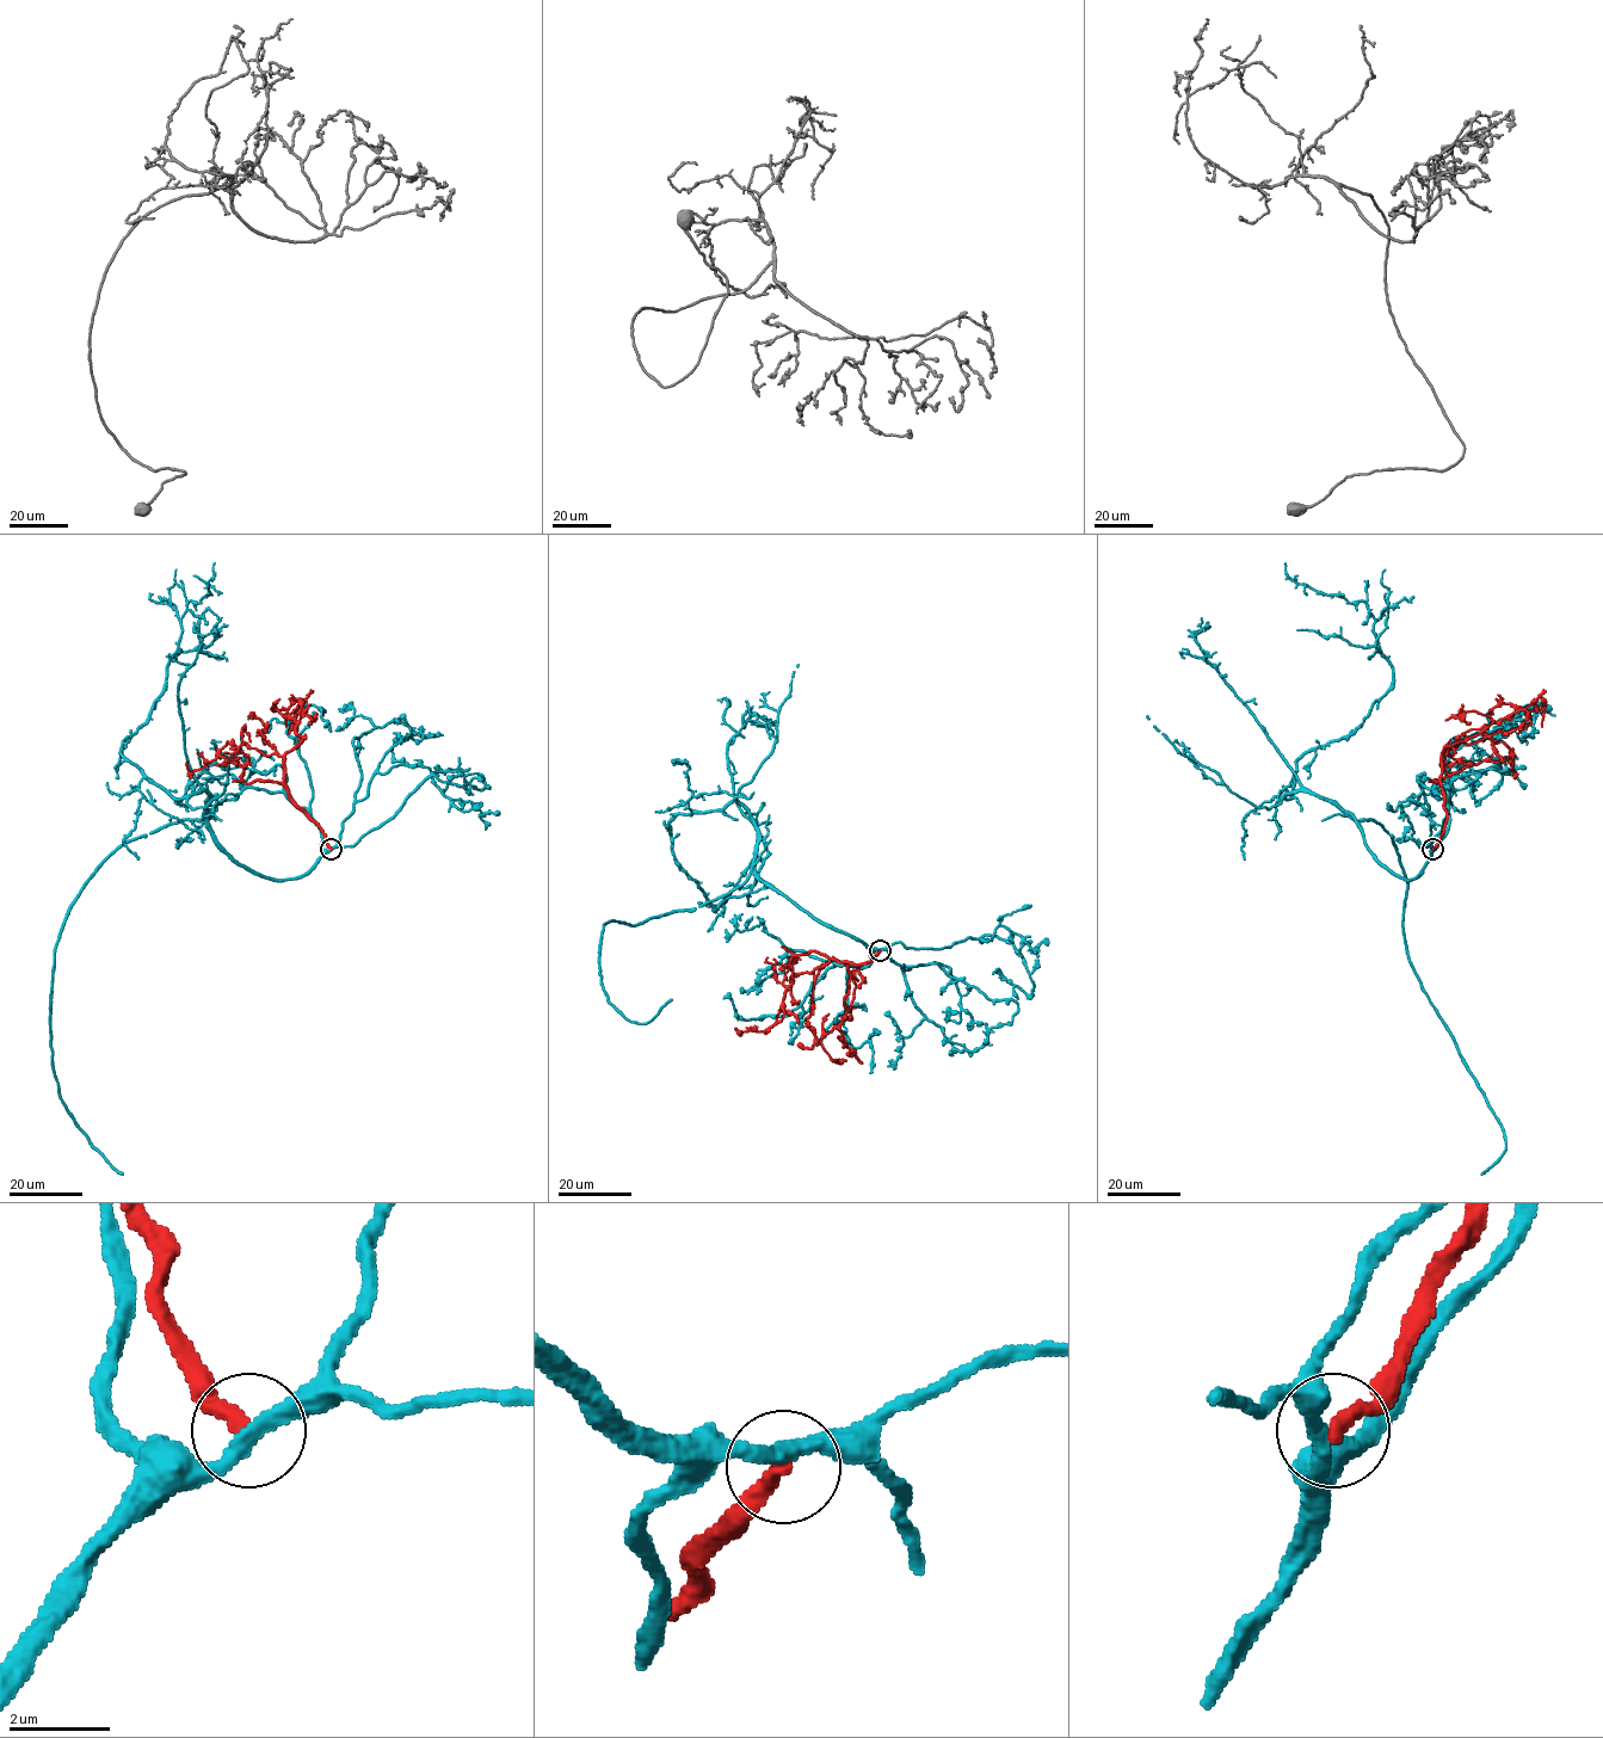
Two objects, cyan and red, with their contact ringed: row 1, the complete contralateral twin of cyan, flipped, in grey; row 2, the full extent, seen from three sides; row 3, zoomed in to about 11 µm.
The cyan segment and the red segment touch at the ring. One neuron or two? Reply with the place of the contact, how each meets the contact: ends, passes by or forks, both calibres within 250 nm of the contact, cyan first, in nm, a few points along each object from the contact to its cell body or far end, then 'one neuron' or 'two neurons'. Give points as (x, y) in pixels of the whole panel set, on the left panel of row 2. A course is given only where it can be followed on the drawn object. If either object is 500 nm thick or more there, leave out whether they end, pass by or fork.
place (331, 849); cyan passes by; red ends; calibres 320 and 360 nm; course cyan (331, 848), (269, 880), (182, 820), (119, 845), (72, 905), (51, 1067), (122, 1175); course red (331, 848), (322, 830), (282, 784), (245, 783), (244, 769), (220, 751), (227, 741), (234, 745), (250, 764); two neurons

